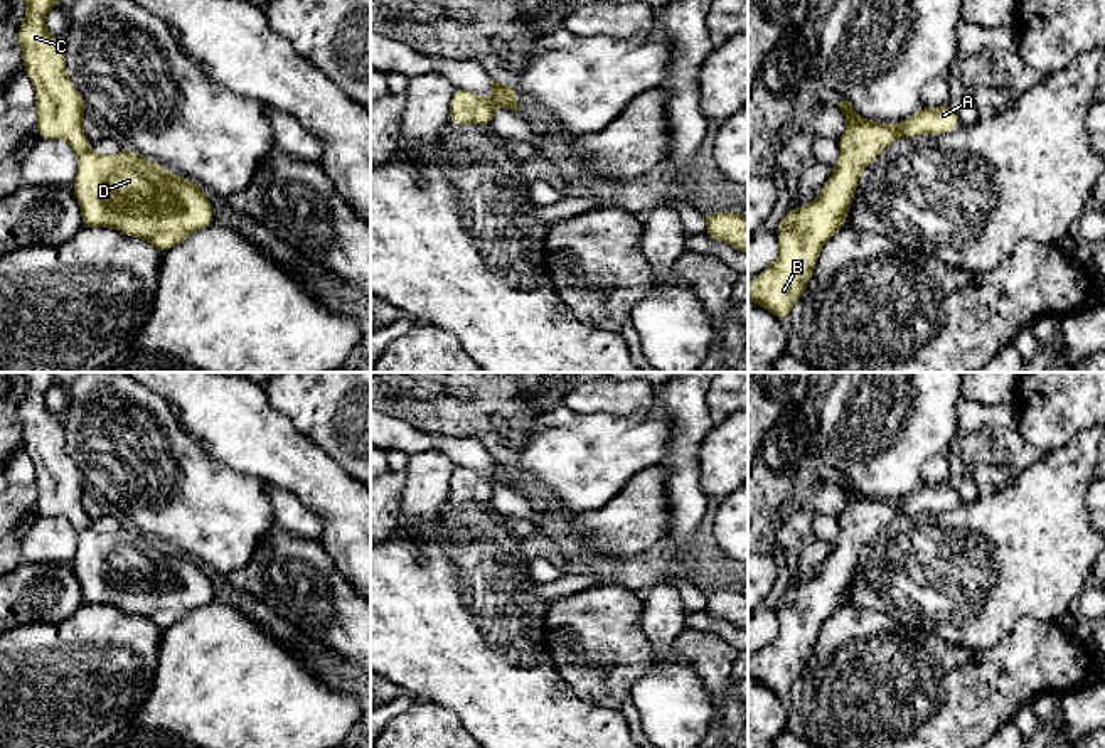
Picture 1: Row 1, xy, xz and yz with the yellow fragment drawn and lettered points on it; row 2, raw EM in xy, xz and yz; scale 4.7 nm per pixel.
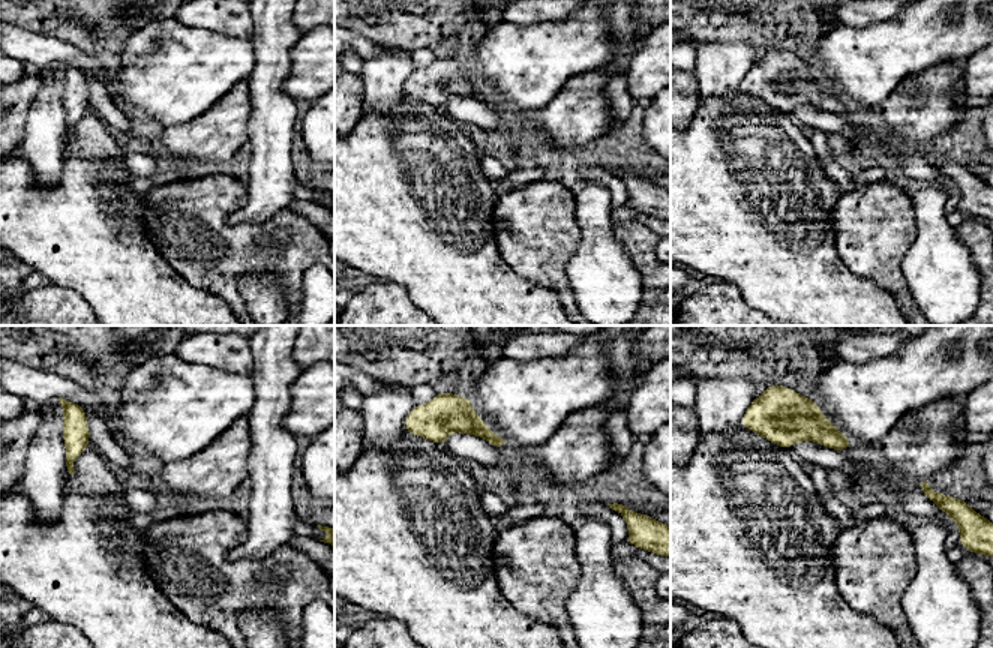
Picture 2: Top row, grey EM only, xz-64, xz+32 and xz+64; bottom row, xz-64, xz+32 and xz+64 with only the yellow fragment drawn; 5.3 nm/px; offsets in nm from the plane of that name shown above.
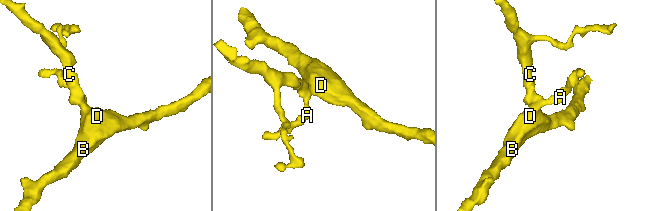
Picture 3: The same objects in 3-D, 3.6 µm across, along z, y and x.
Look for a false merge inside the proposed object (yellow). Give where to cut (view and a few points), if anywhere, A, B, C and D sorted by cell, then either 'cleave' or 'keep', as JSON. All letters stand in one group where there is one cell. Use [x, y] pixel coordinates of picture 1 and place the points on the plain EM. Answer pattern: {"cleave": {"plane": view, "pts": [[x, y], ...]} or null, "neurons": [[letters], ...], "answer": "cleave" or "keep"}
{"cleave": null, "neurons": [["A", "B", "C", "D"]], "answer": "keep"}

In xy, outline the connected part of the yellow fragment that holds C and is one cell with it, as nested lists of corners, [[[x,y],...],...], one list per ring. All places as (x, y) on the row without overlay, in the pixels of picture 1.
[[[22,372],[27,393],[19,403],[24,448],[35,465],[40,516],[66,517],[77,531],[72,569],[84,605],[113,605],[143,617],[165,630],[189,612],[214,601],[214,586],[204,566],[170,551],[133,527],[113,534],[91,529],[83,509],[88,489],[83,473],[66,451],[66,431],[44,403],[45,391],[61,372]]]

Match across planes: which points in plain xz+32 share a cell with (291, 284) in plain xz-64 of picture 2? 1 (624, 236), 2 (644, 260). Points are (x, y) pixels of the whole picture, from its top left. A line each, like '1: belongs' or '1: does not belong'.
1: belongs
2: belongs

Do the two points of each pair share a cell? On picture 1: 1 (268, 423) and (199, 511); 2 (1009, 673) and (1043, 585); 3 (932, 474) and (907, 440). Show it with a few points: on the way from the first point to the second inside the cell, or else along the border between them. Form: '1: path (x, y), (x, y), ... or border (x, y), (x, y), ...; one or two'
1: border (201, 445), (268, 486); two
2: border (1056, 620), (1021, 617), (999, 641); two
3: border (944, 452), (934, 454), (923, 464), (922, 482); two

